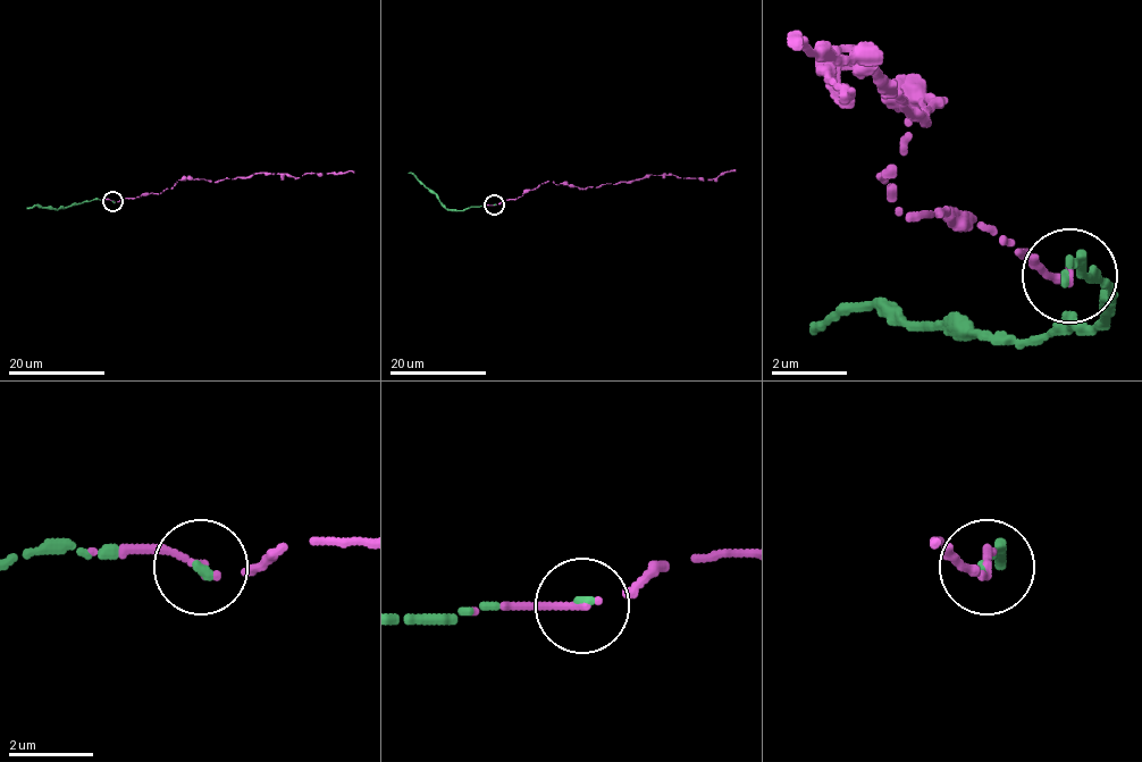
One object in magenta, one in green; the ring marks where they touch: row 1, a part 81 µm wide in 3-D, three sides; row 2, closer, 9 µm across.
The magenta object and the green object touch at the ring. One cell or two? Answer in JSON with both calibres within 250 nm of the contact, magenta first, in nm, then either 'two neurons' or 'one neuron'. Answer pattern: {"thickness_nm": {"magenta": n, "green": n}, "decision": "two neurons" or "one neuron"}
{"thickness_nm": {"magenta": 140, "green": 150}, "decision": "one neuron"}

